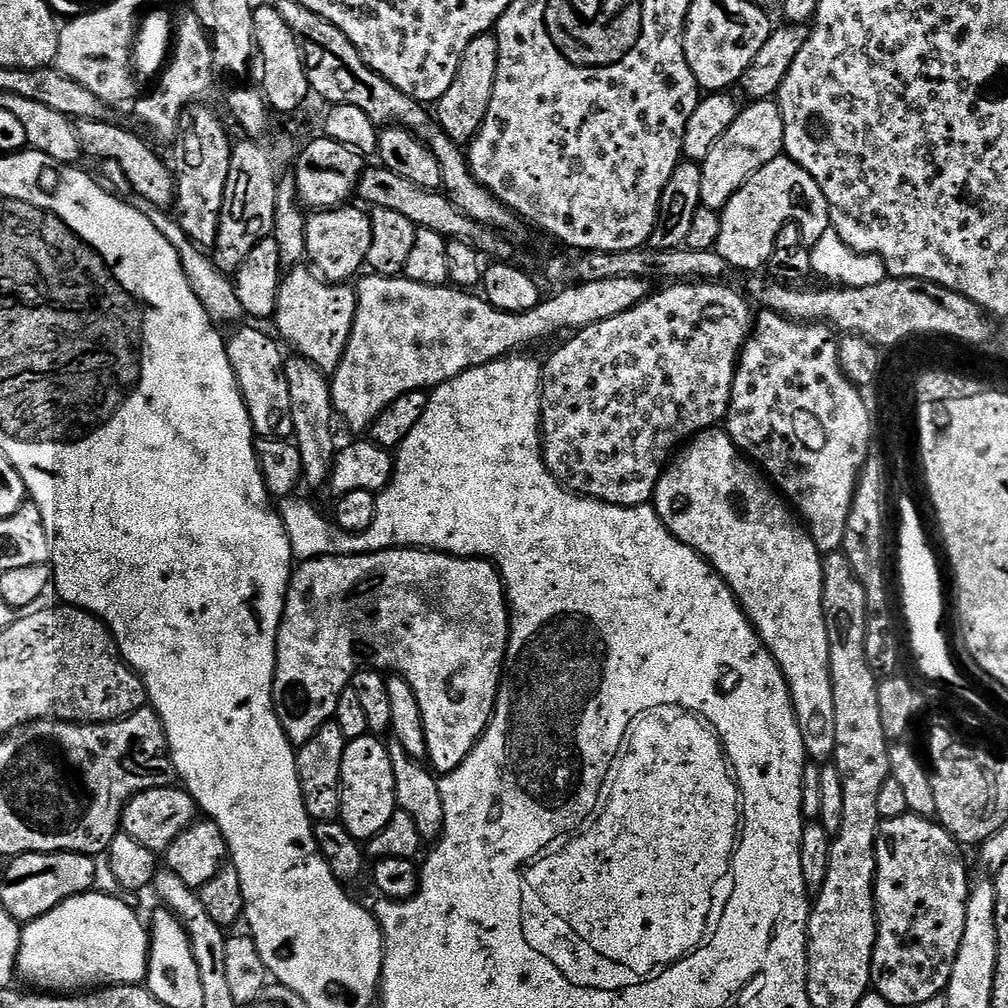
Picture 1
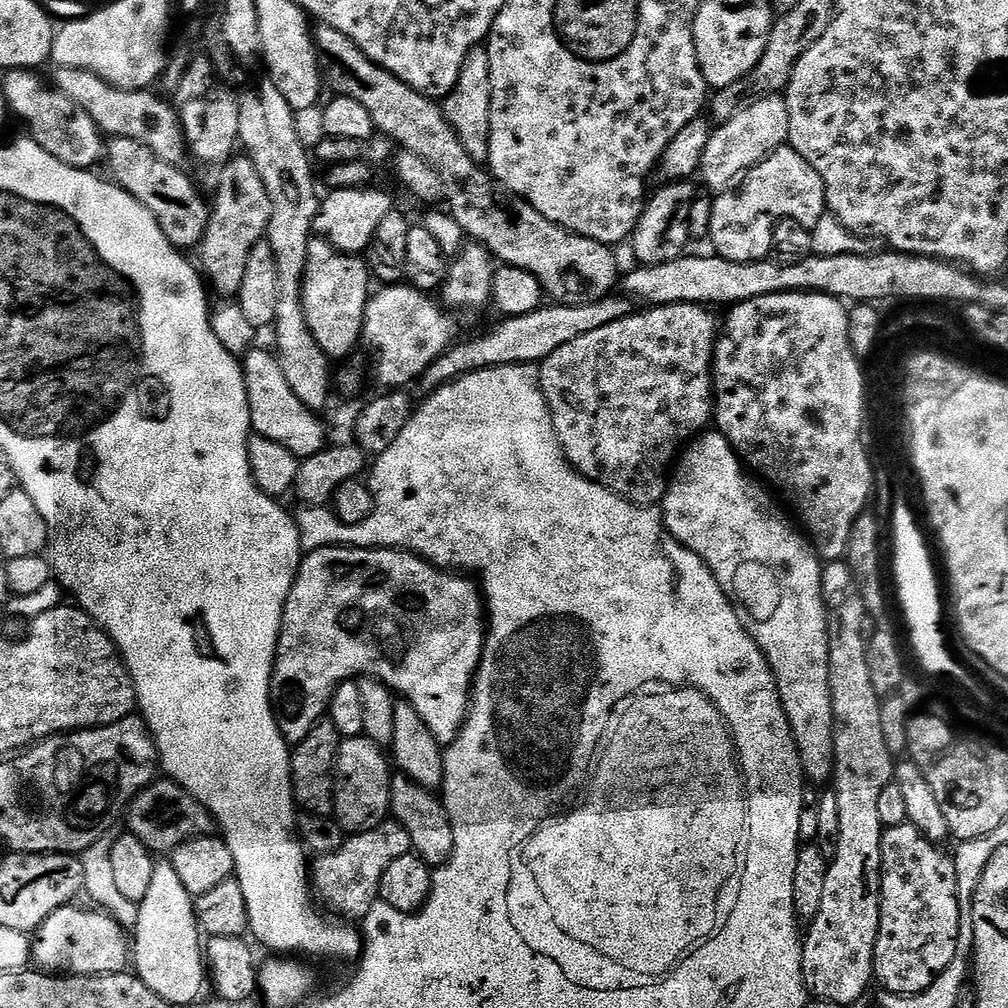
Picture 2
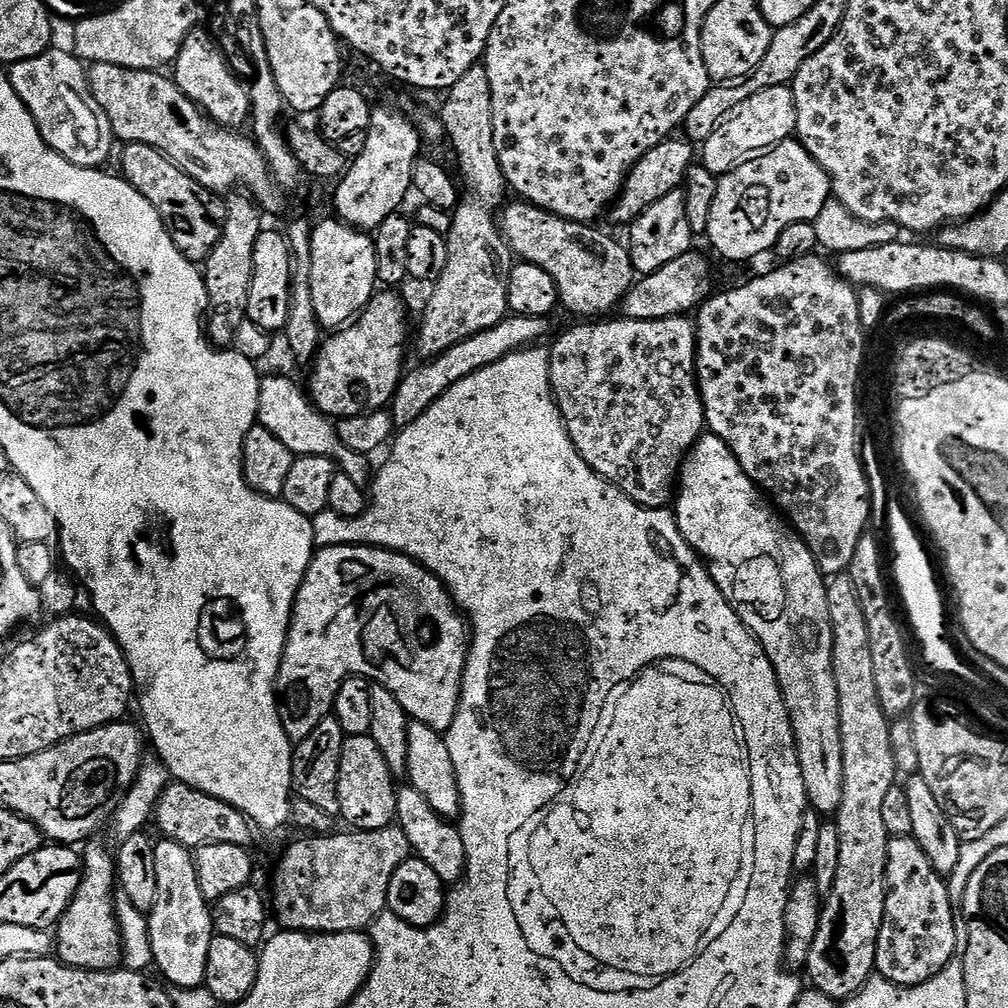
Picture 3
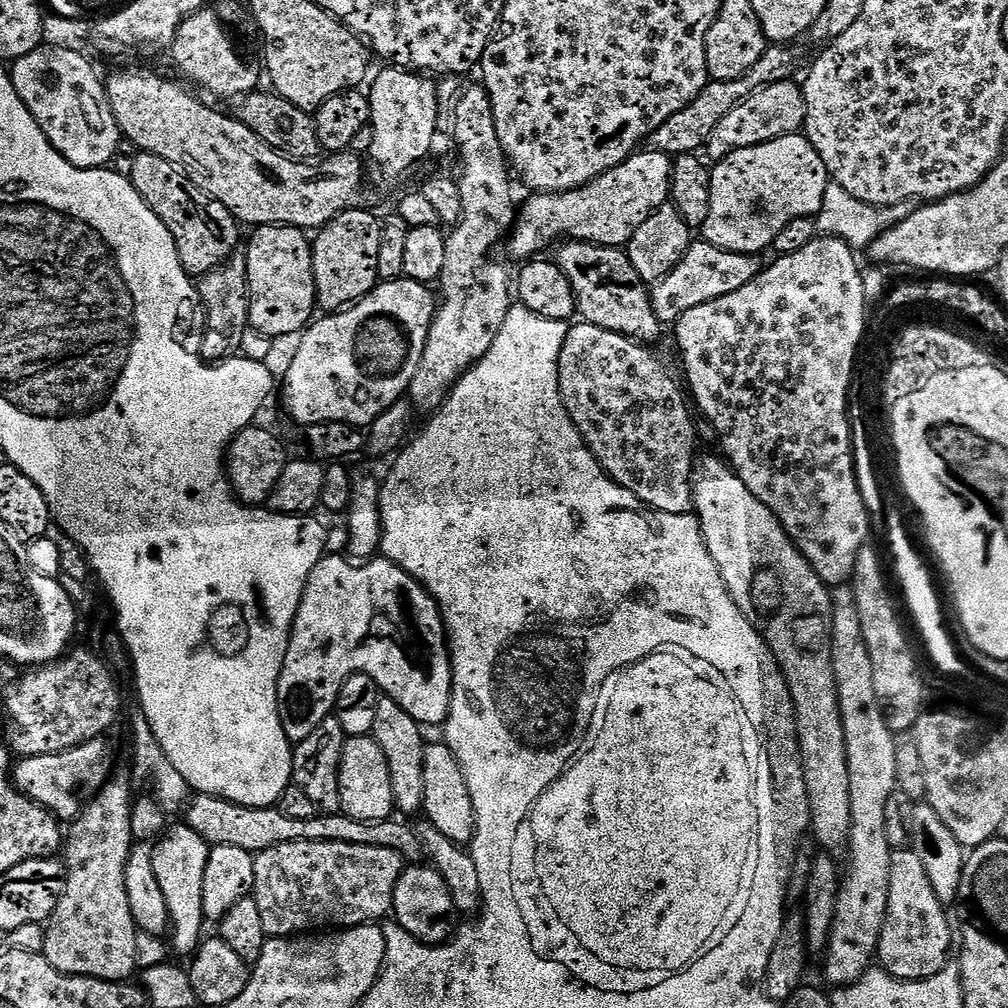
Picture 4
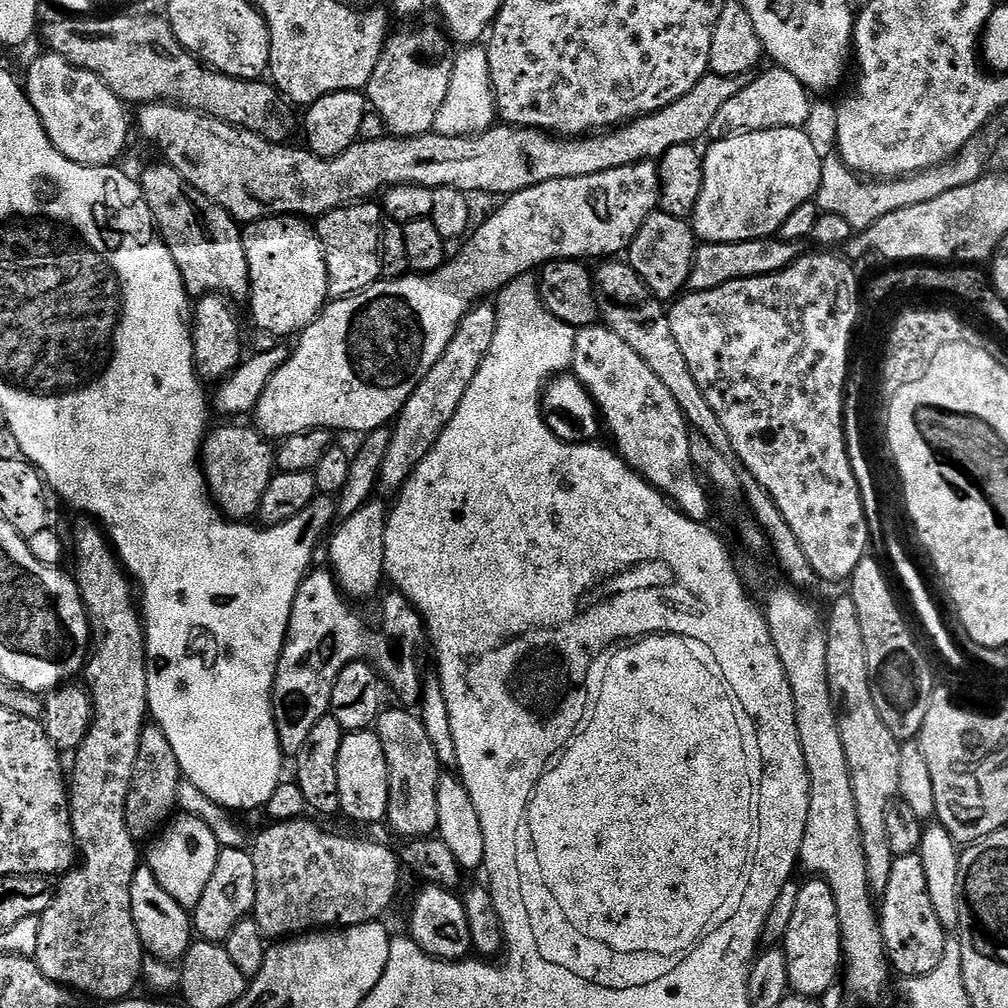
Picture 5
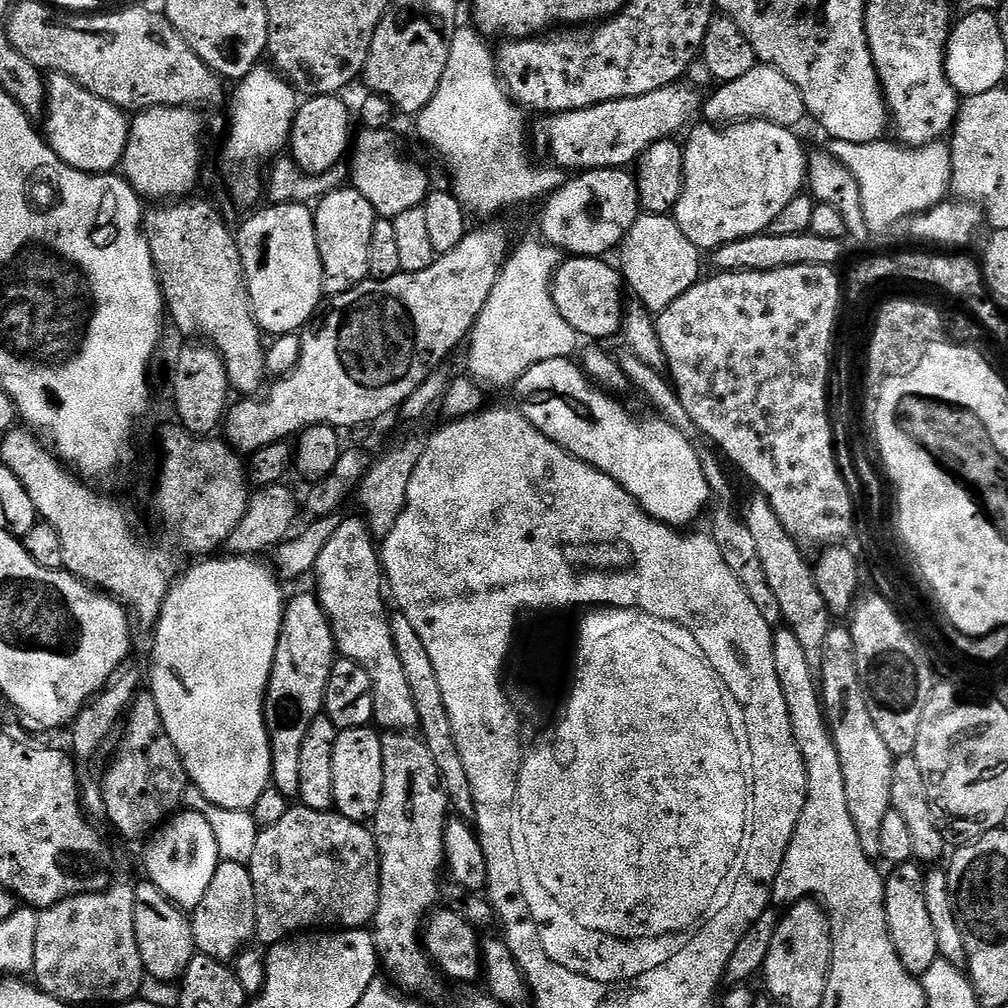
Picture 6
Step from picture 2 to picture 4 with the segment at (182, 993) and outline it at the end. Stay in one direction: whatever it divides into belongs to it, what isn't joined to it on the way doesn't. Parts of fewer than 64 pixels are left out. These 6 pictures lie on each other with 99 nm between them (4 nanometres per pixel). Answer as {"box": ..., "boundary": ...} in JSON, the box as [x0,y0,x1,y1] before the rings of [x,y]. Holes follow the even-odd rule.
{"box":[152,822,208,958],"boundary":[[[180,822],[167,829],[159,840],[155,841],[152,848],[152,861],[154,862],[154,874],[158,878],[158,886],[162,886],[162,894],[166,898],[166,906],[168,907],[168,919],[170,921],[170,940],[171,951],[177,952],[185,958],[191,957],[196,949],[202,943],[202,935],[200,931],[206,927],[204,919],[204,911],[202,910],[202,882],[206,878],[206,862],[208,861],[208,843],[198,834],[194,834],[194,830],[190,830],[187,823]]]}

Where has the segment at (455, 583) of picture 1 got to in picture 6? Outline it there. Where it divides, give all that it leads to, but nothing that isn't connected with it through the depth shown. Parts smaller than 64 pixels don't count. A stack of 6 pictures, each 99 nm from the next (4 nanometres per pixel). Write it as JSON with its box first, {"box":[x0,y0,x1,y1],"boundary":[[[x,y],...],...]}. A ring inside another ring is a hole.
{"box":[264,591,338,798],"boundary":[[[311,591],[308,592],[287,601],[272,677],[268,679],[268,695],[264,698],[264,721],[268,723],[268,741],[272,747],[272,784],[289,798],[300,795],[298,773],[302,742],[306,742],[310,722],[324,712],[326,686],[338,659],[332,623],[324,612],[323,604]]]}

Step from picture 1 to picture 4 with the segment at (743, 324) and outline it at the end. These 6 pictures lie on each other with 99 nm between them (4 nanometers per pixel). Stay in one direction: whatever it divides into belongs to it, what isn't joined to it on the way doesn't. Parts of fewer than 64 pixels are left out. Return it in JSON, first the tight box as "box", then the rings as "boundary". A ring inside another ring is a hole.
{"box":[555,322,698,516],"boundary":[[[576,322],[569,327],[568,333],[566,334],[566,342],[562,346],[562,358],[560,359],[558,374],[555,379],[560,383],[560,396],[564,399],[563,411],[572,419],[573,429],[580,433],[584,444],[594,454],[594,458],[600,463],[605,474],[614,482],[618,482],[618,486],[630,490],[630,494],[634,494],[643,504],[651,509],[651,511],[665,512],[666,514],[682,514],[686,516],[693,511],[692,466],[694,457],[697,455],[698,424],[695,419],[692,421],[693,409],[690,407],[689,397],[686,395],[681,381],[679,384],[679,382],[672,377],[671,370],[668,369],[652,351],[653,349],[649,347],[649,345],[640,344],[637,340],[631,340],[629,336],[623,336],[614,330],[602,330],[602,326]]]}

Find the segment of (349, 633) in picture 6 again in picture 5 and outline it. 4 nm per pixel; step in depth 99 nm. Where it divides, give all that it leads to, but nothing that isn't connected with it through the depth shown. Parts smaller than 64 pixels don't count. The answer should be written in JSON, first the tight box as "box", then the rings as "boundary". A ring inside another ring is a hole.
{"box":[328,498,388,601],"boundary":[[[373,498],[358,510],[358,514],[350,514],[339,525],[336,533],[331,533],[328,544],[328,560],[331,571],[334,573],[340,591],[353,601],[363,596],[372,596],[380,588],[380,583],[386,580],[386,530],[388,529],[388,512],[386,508]]]}

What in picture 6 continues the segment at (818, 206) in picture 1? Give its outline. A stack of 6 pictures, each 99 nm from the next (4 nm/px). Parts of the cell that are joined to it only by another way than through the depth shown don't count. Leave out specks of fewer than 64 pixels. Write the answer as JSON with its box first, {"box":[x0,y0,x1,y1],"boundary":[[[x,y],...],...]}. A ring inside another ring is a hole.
{"box":[674,120,808,250],"boundary":[[[742,120],[727,127],[712,122],[697,123],[687,133],[684,144],[684,190],[674,213],[682,234],[702,250],[715,250],[723,244],[769,231],[774,218],[806,188],[808,152],[796,134],[793,129],[769,120]]]}

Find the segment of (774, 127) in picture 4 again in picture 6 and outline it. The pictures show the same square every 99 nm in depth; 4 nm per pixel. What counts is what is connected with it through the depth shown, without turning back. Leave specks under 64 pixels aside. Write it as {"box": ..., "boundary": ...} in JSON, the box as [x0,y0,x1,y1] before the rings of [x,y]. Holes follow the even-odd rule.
{"box":[702,63,809,129],"boundary":[[[756,63],[754,70],[749,70],[743,78],[734,78],[734,82],[726,82],[717,87],[717,92],[702,106],[702,116],[705,121],[715,122],[720,126],[738,124],[742,120],[769,120],[775,124],[781,124],[783,128],[795,129],[809,115],[806,102],[786,78],[784,72],[779,72],[772,64]]]}

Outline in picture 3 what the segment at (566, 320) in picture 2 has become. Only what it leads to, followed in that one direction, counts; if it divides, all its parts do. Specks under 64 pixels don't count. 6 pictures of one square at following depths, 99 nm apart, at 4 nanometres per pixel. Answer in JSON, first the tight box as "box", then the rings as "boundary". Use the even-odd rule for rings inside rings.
{"box":[390,250,713,429],"boundary":[[[693,250],[682,254],[682,258],[674,258],[670,266],[662,266],[662,270],[654,274],[640,276],[633,283],[632,289],[624,296],[619,311],[625,320],[674,318],[691,313],[693,309],[713,295],[713,292],[712,264],[699,250]],[[509,314],[502,322],[498,322],[498,326],[494,326],[490,330],[482,330],[482,334],[474,334],[474,338],[466,338],[466,342],[458,342],[458,346],[450,346],[450,350],[446,350],[441,356],[435,356],[433,360],[417,363],[417,368],[409,367],[401,376],[400,385],[396,387],[390,405],[392,420],[396,423],[397,429],[418,422],[418,418],[422,418],[422,414],[426,414],[426,410],[430,410],[430,406],[434,402],[438,402],[438,398],[442,398],[442,394],[446,394],[446,390],[450,390],[450,386],[462,382],[462,378],[470,378],[470,374],[474,374],[486,366],[494,366],[494,362],[506,358],[511,352],[522,352],[525,348],[539,345],[543,341],[540,339],[548,332],[548,323],[549,321],[543,316]]]}

